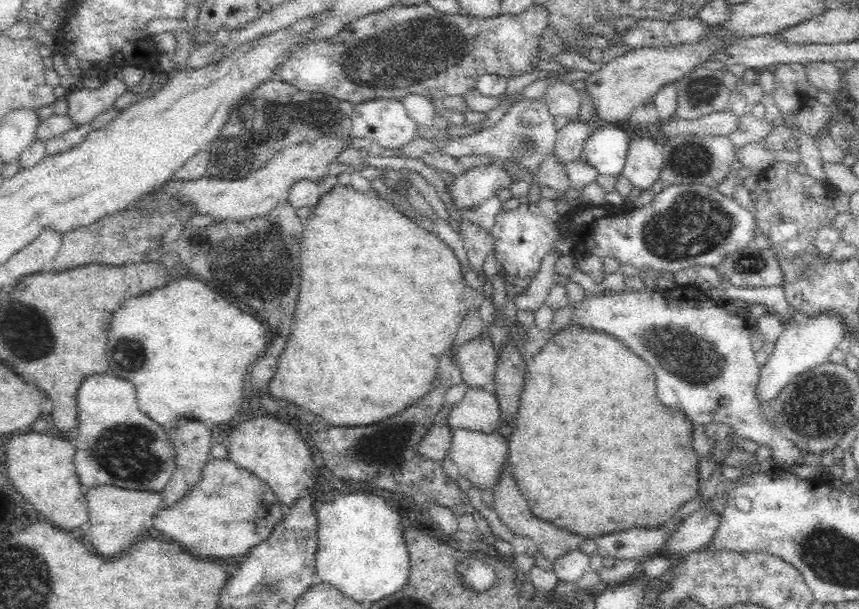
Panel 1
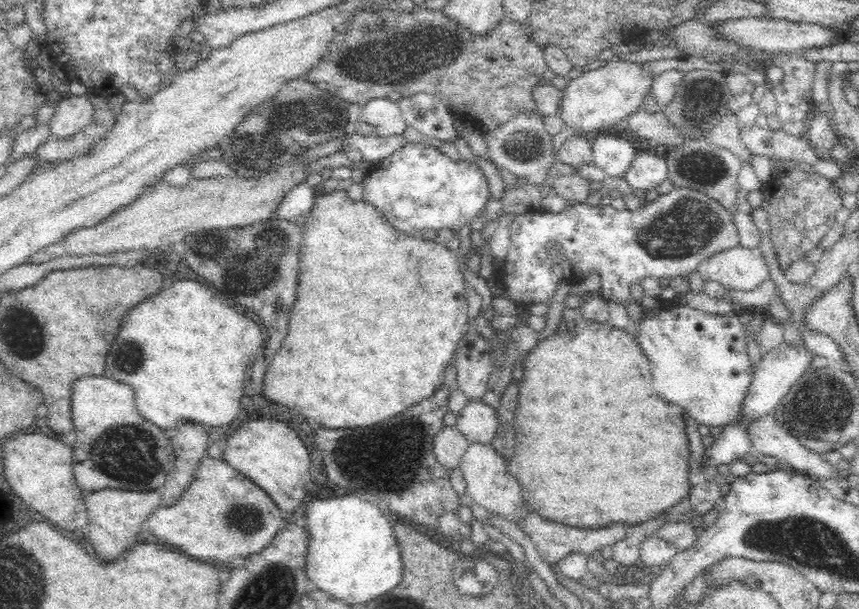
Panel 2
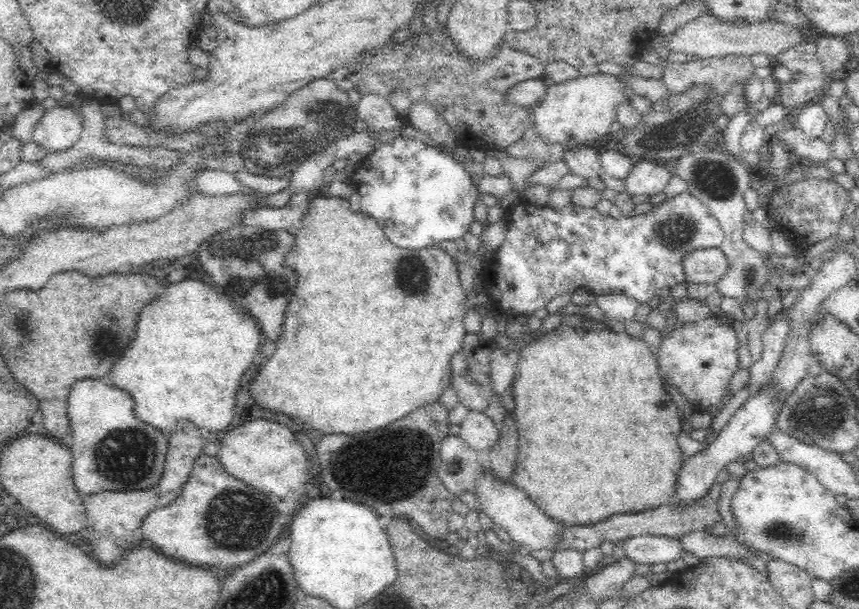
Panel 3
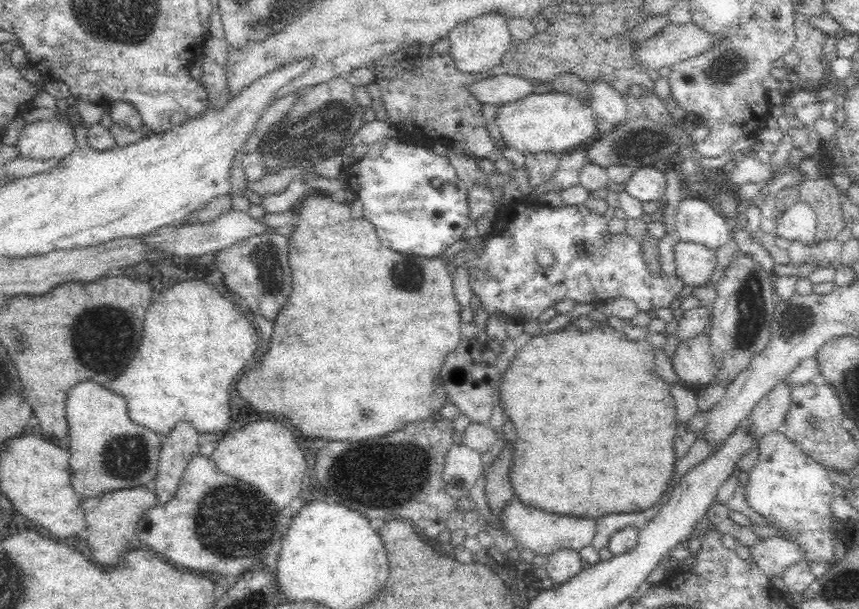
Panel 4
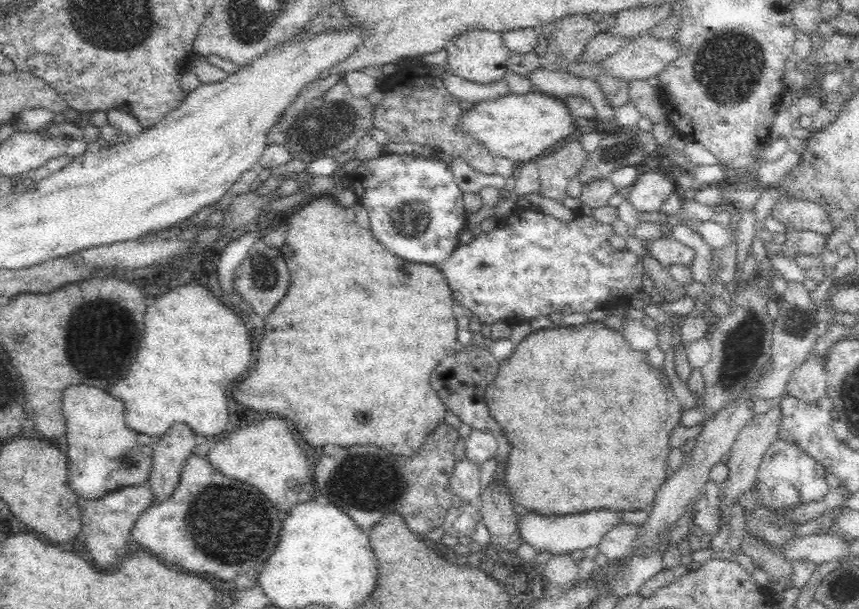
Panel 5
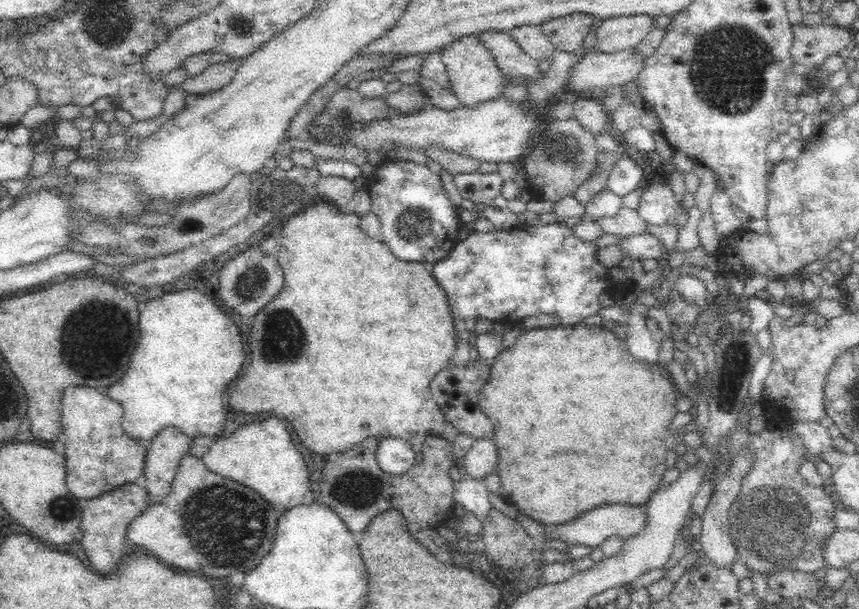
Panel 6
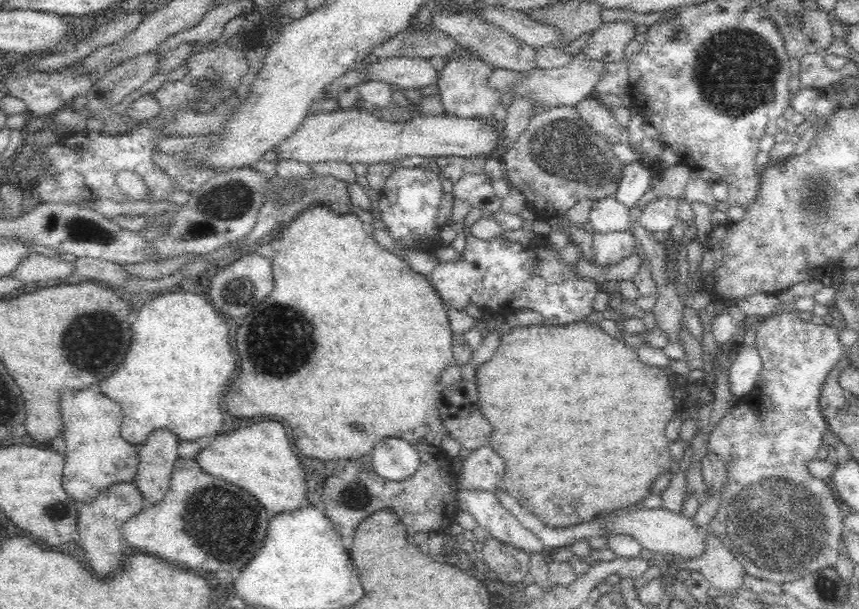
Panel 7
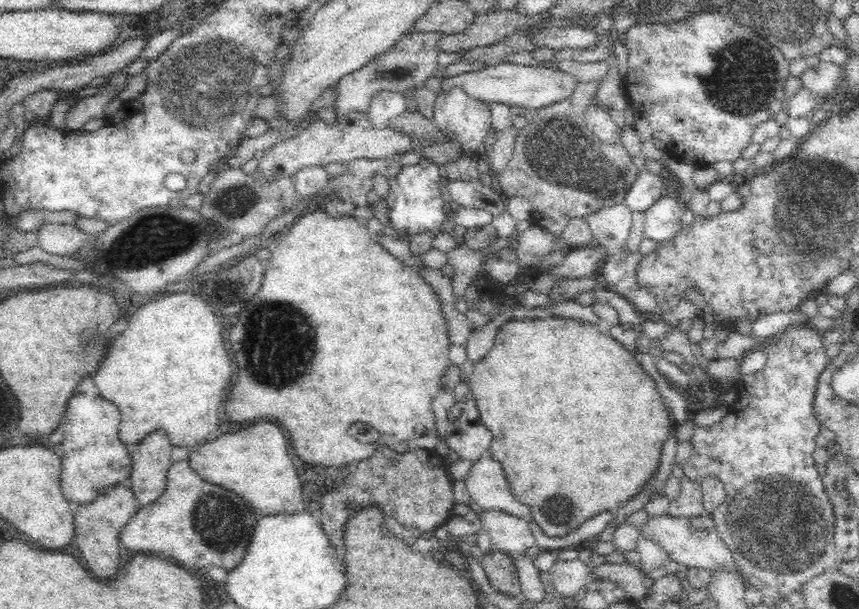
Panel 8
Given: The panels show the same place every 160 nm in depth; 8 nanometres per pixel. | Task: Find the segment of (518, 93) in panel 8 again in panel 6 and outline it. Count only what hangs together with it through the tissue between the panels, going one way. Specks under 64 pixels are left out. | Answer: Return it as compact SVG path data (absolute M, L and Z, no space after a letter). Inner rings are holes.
M636 47L615 53L589 52L574 66L564 92L577 96L595 87L610 88L635 82L636 76L646 68L648 57Z

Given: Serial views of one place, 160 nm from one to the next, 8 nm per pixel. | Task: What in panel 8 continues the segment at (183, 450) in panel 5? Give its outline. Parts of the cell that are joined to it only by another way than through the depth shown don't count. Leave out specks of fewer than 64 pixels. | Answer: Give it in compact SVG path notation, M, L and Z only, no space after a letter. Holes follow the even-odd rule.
M152 431L131 453L132 472L128 484L140 507L150 506L164 494L168 482L172 443L166 431Z

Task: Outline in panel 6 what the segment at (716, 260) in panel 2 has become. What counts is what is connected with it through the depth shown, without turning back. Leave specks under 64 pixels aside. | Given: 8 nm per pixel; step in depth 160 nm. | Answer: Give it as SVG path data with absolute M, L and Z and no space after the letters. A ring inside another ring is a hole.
M649 232L622 237L617 246L619 246L624 256L631 256L632 259L640 260L645 258L662 260L662 258L667 258L674 251L666 247L658 236L654 236Z

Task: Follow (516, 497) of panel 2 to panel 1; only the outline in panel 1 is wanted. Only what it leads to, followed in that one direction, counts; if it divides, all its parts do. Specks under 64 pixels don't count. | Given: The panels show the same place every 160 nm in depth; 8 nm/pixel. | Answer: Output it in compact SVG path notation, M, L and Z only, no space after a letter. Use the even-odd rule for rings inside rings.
M453 428L449 438L447 458L455 462L456 475L468 478L474 486L480 489L487 488L492 490L502 463L508 460L508 442L509 438L500 433L498 429L490 433L482 433L464 428Z

